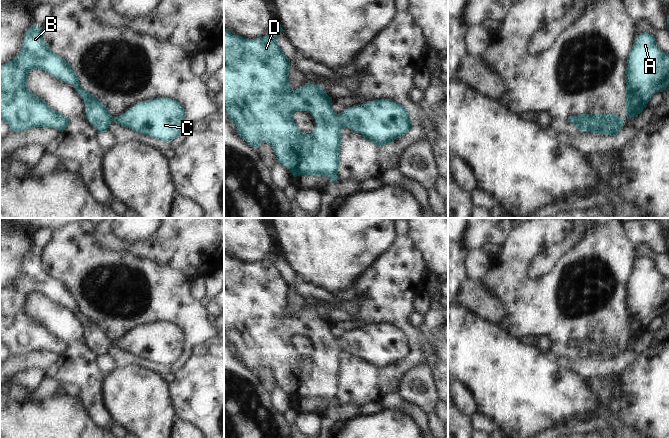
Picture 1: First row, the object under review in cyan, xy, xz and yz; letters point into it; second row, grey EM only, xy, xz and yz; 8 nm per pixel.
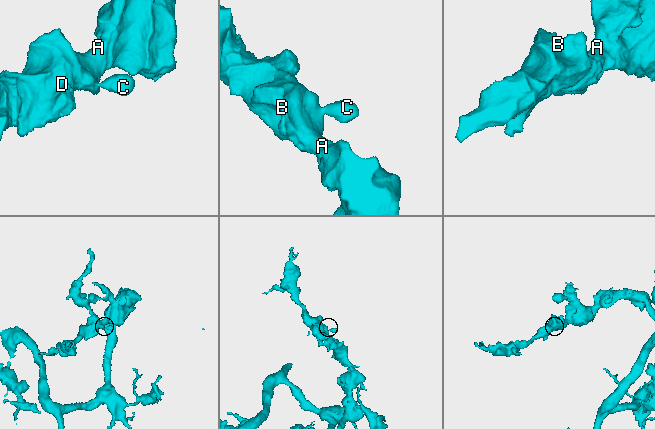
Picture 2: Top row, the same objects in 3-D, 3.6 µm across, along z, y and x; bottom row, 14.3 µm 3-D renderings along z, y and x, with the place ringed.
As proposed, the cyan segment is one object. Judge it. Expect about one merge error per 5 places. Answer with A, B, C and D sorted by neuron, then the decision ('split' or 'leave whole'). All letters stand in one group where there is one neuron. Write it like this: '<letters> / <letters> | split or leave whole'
A B C D | leave whole

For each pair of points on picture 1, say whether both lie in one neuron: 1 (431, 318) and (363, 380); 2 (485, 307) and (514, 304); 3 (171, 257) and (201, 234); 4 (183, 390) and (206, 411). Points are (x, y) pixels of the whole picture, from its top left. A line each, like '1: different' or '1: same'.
1: different
2: different
3: same
4: same

